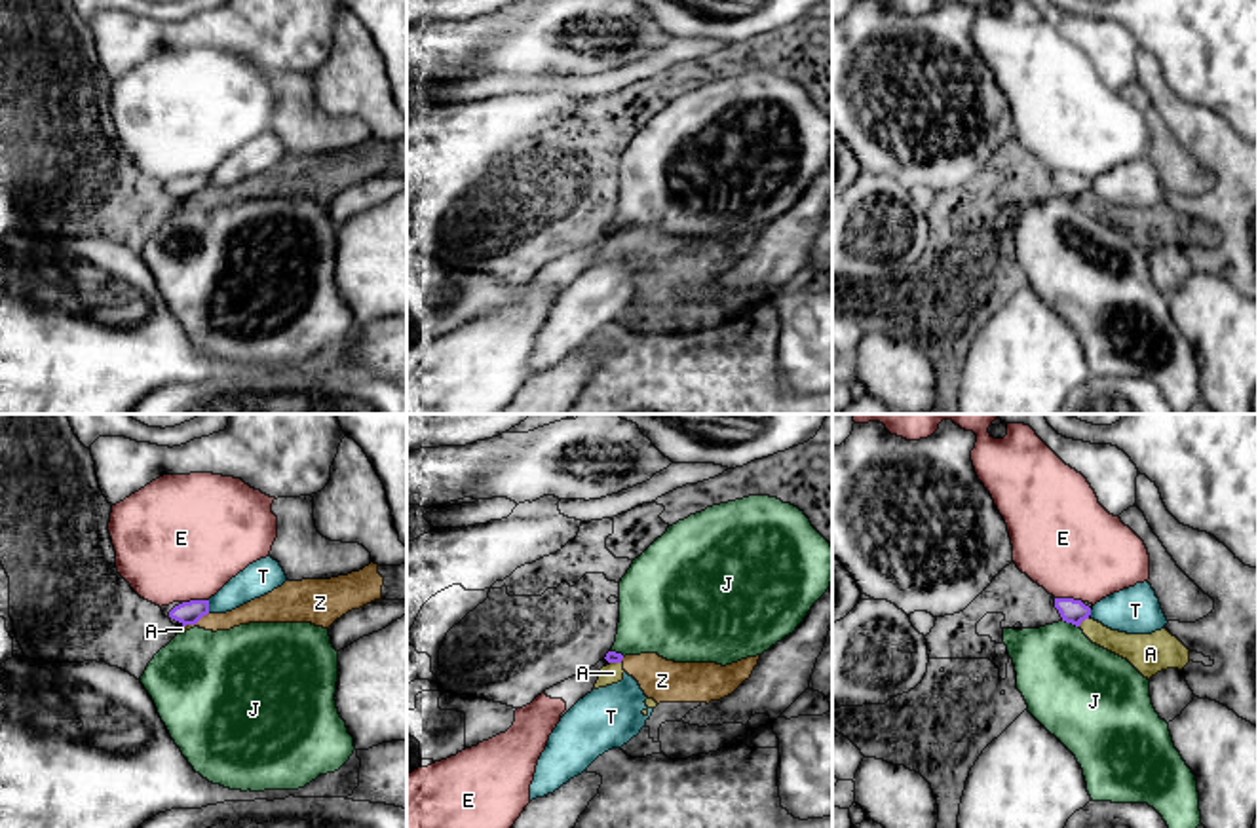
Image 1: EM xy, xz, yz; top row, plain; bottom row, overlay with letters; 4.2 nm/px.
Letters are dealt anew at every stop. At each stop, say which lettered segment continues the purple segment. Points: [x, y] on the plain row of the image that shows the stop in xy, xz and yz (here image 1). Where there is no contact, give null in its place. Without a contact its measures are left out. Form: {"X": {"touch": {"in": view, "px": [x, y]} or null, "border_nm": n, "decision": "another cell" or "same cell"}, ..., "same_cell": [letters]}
{"A": {"touch": {"in": "yz", "px": [1082, 194]}, "border_nm": 60, "decision": "another cell"}, "E": {"touch": {"in": "yz", "px": [1068, 173]}, "border_nm": 120, "decision": "another cell"}, "J": {"touch": {"in": "yz", "px": [1070, 196]}, "border_nm": 80, "decision": "another cell"}, "T": {"touch": {"in": "xy", "px": [208, 181]}, "border_nm": 60, "decision": "another cell"}, "Z": {"touch": {"in": "xy", "px": [200, 192]}, "border_nm": 80, "decision": "another cell"}, "same_cell": []}

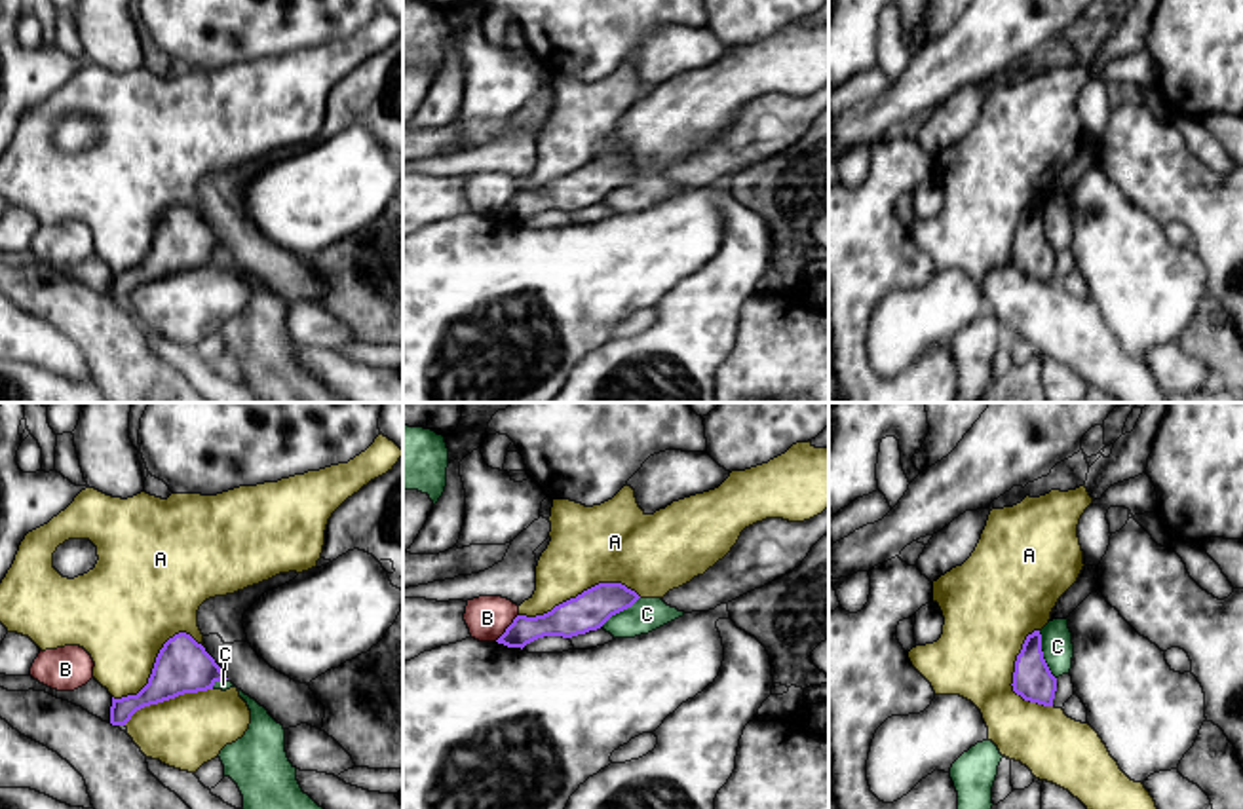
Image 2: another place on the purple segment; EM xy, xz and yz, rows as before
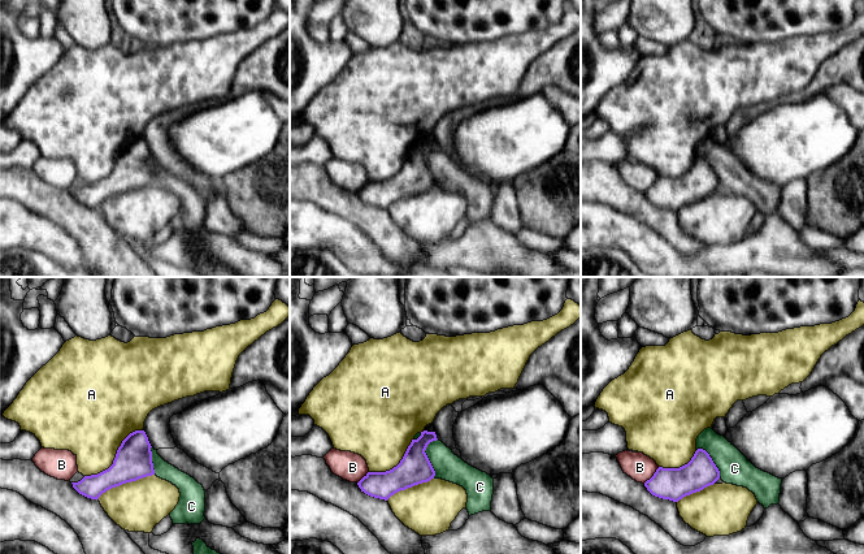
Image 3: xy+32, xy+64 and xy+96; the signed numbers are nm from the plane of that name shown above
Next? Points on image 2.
{"A": {"touch": {"in": "xz", "px": [582, 168]}, "border_nm": 550, "decision": "another cell"}, "B": {"touch": {"in": "xz", "px": [508, 202]}, "border_nm": 160, "decision": "another cell"}, "C": {"touch": {"in": "yz", "px": [1042, 230]}, "border_nm": 220, "decision": "another cell"}, "same_cell": []}

